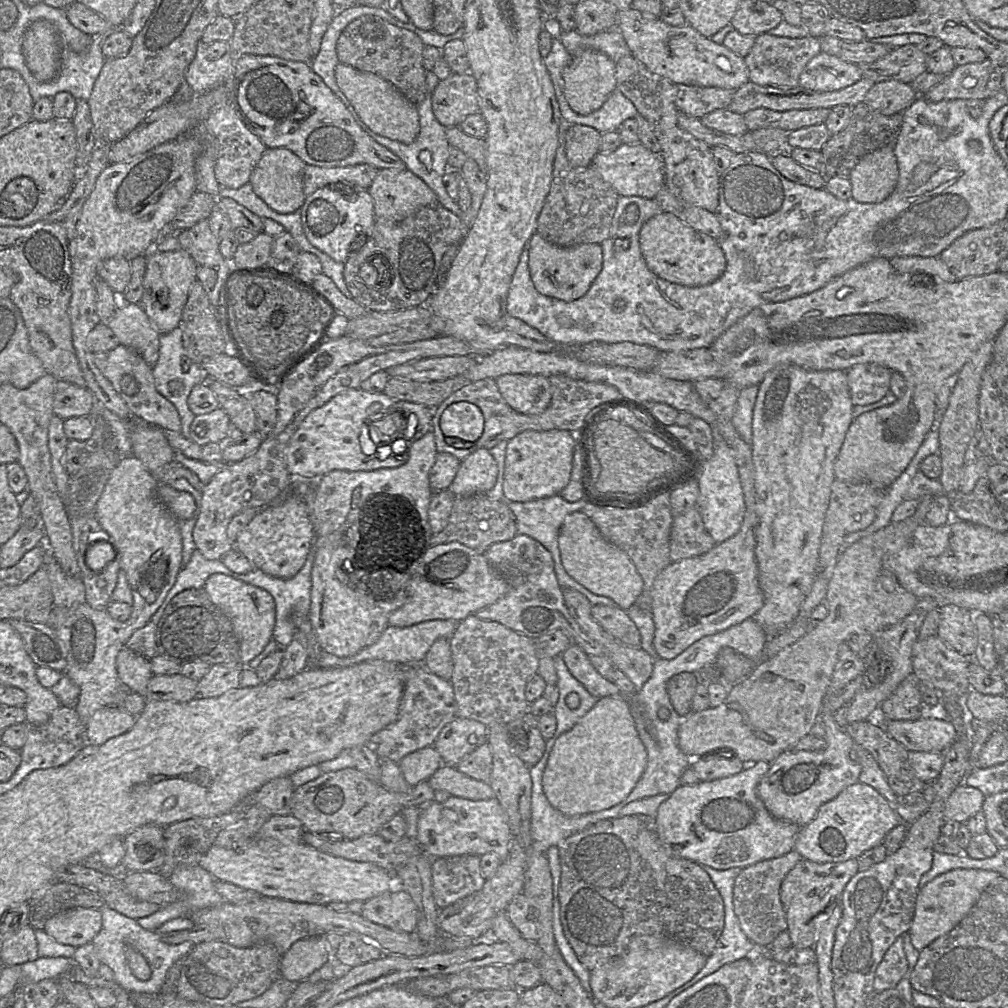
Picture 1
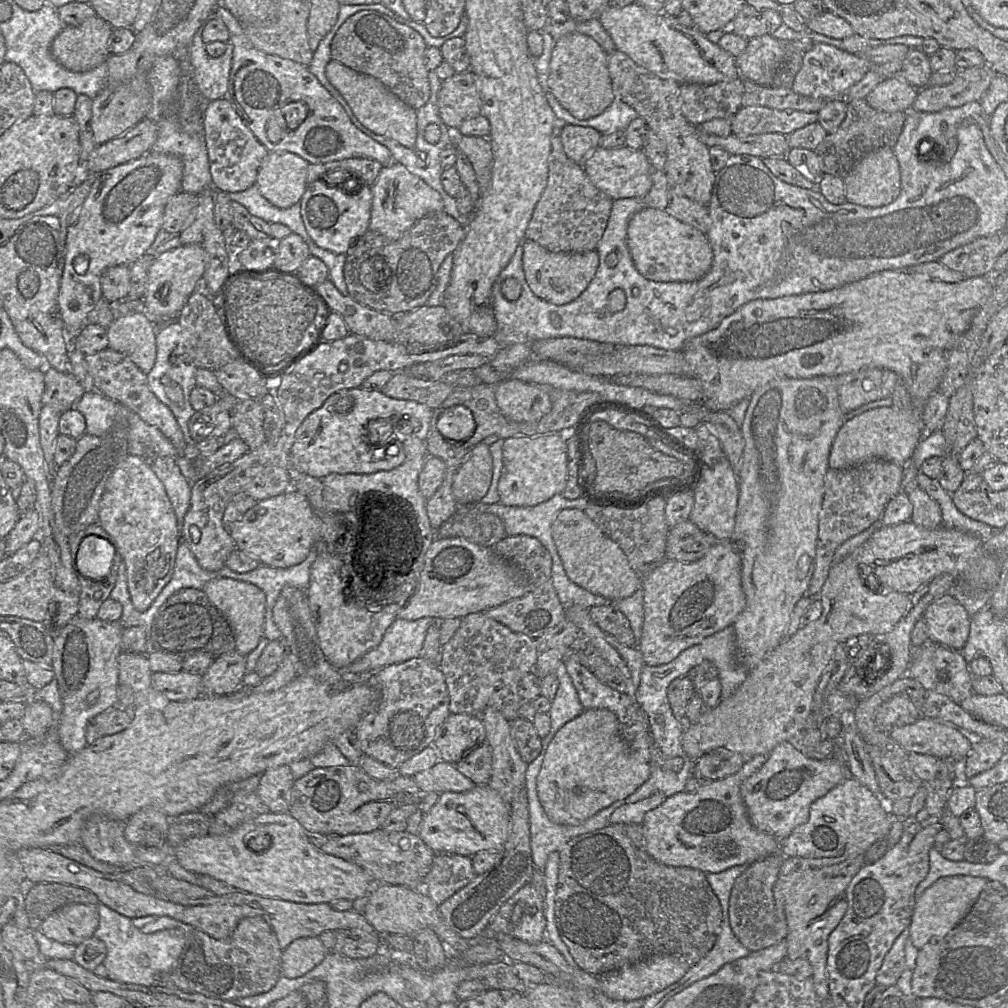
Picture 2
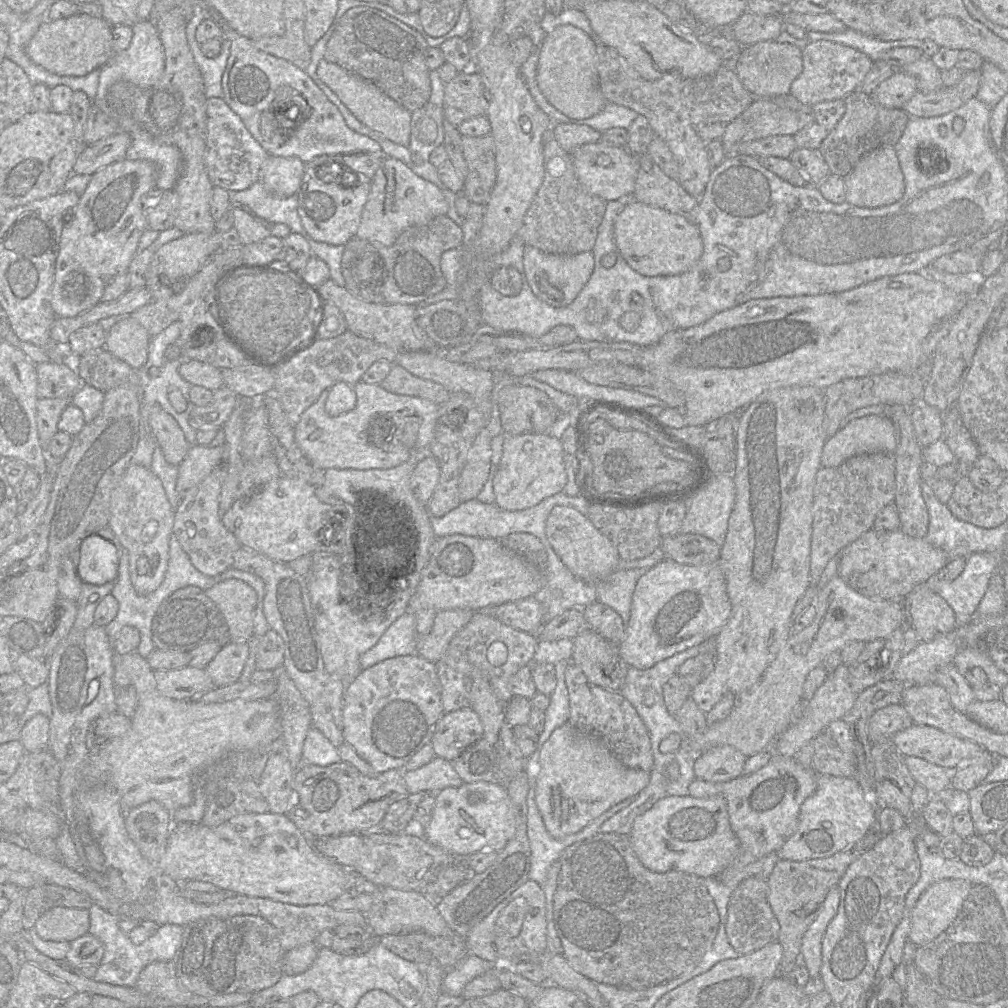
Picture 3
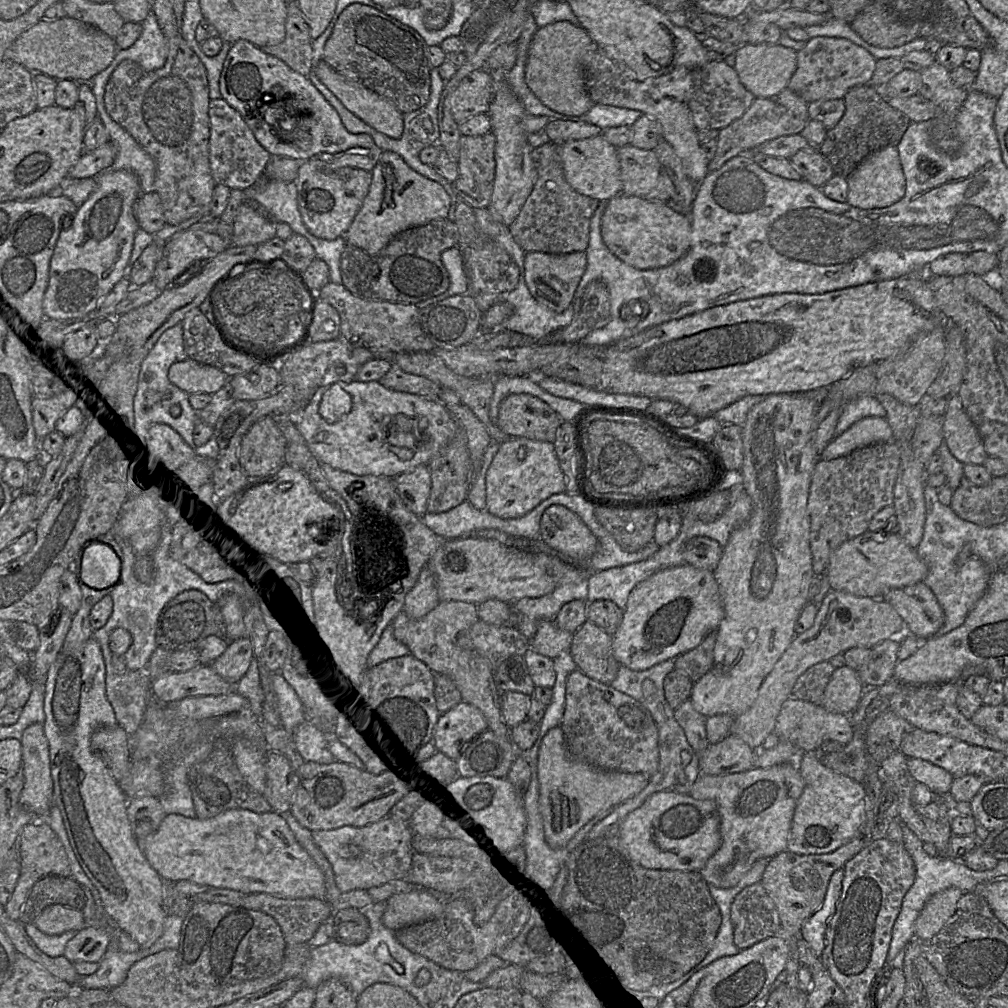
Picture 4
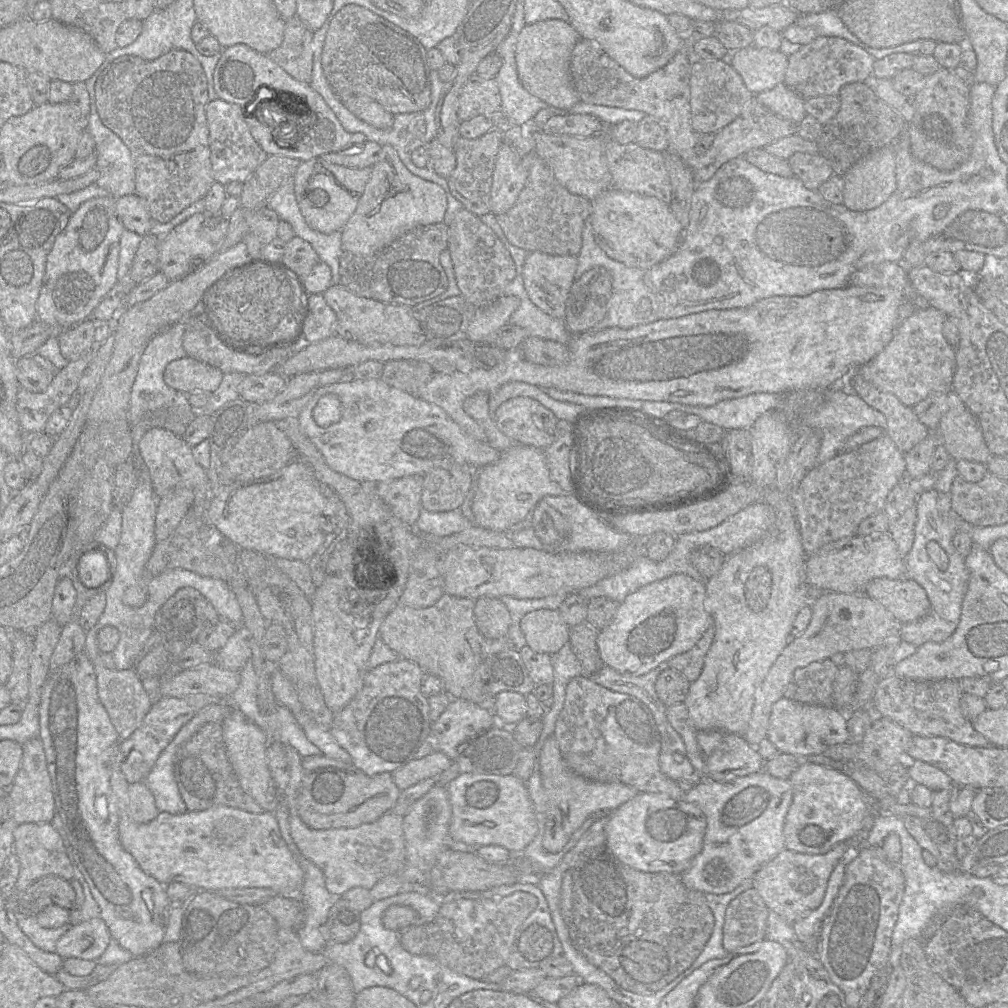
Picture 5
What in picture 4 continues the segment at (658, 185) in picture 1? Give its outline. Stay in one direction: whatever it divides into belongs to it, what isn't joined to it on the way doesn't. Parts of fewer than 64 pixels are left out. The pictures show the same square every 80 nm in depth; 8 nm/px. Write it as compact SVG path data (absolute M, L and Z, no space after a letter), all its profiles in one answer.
M599 134L595 137L568 141L558 146L566 181L578 193L601 200L610 200L622 193L620 163L616 147Z

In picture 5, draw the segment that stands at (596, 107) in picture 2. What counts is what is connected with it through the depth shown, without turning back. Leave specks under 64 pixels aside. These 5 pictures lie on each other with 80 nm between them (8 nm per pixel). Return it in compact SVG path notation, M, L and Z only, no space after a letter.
M549 19L525 25L515 47L517 72L522 86L555 108L569 110L580 102L570 75L571 54L580 39L573 26L563 20Z

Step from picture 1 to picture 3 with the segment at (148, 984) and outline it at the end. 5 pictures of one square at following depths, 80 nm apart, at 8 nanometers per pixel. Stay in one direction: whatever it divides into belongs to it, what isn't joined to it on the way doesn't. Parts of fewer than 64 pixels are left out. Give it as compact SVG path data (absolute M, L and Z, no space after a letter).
M93 903L89 908L91 935L104 944L104 954L98 964L93 980L112 985L135 987L141 971L155 961L172 961L178 951L183 934L183 926L178 924L162 924L158 929L139 945L134 944L128 935L119 927L119 918L99 905Z

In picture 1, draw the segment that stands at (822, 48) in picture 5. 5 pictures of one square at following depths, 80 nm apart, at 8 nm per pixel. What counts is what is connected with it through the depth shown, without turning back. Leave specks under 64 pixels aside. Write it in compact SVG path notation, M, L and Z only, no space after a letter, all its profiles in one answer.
M821 51L799 77L799 86L816 92L832 92L853 85L862 78L857 64Z

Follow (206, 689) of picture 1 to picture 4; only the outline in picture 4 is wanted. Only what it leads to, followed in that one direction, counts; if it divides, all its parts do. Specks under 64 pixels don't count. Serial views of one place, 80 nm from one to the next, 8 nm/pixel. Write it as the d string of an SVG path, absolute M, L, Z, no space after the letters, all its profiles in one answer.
M248 637L228 641L225 651L209 665L225 680L235 685L247 671L253 658Z

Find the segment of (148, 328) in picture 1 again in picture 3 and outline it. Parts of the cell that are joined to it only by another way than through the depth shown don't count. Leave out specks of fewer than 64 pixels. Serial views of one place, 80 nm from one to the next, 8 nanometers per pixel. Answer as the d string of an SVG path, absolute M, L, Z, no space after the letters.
M131 315L121 317L106 333L105 349L134 370L147 361L150 336Z

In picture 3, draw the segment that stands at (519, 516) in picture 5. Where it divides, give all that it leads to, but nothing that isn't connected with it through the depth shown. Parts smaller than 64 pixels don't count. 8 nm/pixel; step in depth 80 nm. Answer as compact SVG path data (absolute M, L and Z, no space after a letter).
M549 432L506 435L501 460L492 483L498 507L508 511L534 507L544 499L562 492L566 482L560 438Z

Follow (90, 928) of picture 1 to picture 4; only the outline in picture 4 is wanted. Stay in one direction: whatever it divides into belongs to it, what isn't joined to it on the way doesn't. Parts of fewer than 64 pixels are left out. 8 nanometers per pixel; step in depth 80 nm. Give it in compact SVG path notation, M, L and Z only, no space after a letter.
M59 904L47 906L33 923L41 932L50 936L70 930L78 932L86 927L81 910Z

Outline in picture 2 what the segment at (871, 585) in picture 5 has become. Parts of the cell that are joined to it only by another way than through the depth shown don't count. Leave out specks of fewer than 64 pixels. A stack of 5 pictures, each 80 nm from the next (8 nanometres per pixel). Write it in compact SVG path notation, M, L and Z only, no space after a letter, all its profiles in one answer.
M951 594L932 602L922 620L926 623L930 641L962 650L969 636L971 616Z

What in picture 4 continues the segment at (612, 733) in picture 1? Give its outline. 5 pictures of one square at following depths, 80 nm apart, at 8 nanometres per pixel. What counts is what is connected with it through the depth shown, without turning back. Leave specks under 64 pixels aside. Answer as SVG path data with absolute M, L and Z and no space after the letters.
M555 727L540 746L538 780L545 840L550 848L560 850L594 817L638 795L648 784L649 776L601 770L573 759L567 751L563 730Z

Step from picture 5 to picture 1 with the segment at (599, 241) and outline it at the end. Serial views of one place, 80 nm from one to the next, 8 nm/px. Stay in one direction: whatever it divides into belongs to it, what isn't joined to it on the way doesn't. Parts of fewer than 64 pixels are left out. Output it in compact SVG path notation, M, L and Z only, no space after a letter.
M666 211L651 217L641 227L639 244L645 262L654 274L669 282L698 287L717 280L726 269L719 242Z

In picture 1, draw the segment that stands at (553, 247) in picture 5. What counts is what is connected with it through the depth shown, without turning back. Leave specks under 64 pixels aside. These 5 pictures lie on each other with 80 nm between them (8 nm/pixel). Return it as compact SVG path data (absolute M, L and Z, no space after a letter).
M561 121L558 130L550 190L537 218L536 233L547 242L561 247L601 244L609 236L619 195L592 167L573 168L565 152L565 134L569 124Z

